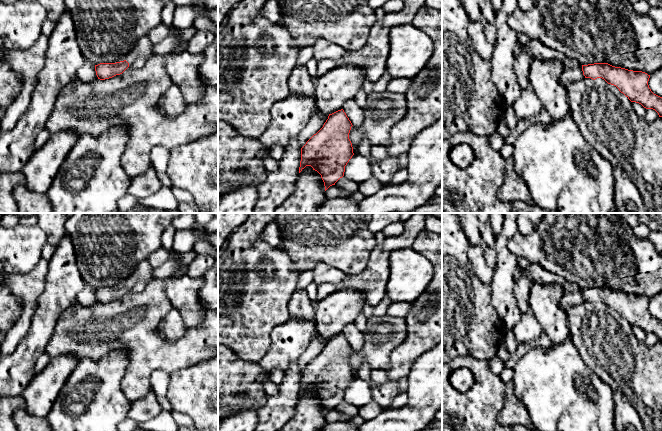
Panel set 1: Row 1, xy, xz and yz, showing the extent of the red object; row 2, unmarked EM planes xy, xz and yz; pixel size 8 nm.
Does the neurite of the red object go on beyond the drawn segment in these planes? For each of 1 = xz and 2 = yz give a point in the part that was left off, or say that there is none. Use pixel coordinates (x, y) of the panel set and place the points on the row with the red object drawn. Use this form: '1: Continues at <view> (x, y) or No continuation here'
1: No continuation here
2: No continuation here

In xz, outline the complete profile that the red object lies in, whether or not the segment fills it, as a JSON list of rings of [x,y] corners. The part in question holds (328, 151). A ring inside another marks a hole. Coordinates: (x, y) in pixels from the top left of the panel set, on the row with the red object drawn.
[[[343,109],[329,114],[323,127],[314,134],[301,148],[301,161],[299,173],[306,167],[311,166],[317,171],[324,182],[325,191],[344,176],[345,166],[354,155],[349,133],[352,123]]]

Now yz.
[[[608,63],[582,65],[582,71],[585,78],[604,79],[608,84],[616,86],[631,102],[653,109],[662,117],[662,97],[649,88],[650,75],[647,73],[615,67]]]

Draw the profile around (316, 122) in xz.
[[[318,109],[316,110],[305,128],[298,135],[298,142],[301,148],[314,134],[316,134],[323,127],[324,123],[328,119],[328,116],[328,114],[324,114]]]

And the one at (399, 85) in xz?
[[[393,78],[389,81],[387,90],[389,92],[405,94],[405,92],[410,87],[411,81],[412,79],[407,78]]]

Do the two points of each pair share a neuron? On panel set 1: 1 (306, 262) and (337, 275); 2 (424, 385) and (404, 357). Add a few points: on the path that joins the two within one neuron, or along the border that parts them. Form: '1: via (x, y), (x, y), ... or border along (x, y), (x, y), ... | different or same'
1: border along (311, 268), (318, 263), (327, 263), (338, 270) | different
2: border along (428, 350), (414, 362), (406, 375) | different

